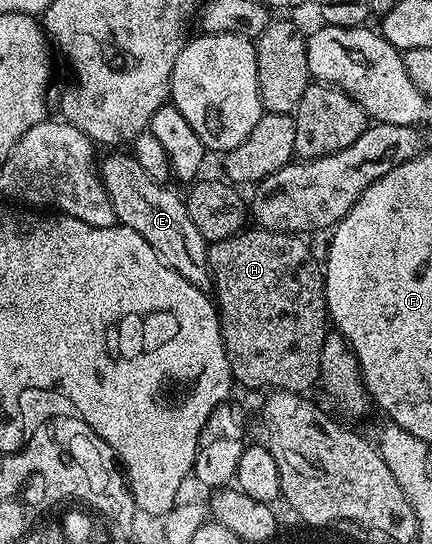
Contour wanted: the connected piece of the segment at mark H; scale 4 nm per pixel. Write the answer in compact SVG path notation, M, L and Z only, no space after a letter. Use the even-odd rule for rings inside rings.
M244 229L239 234L226 237L224 240L214 240L208 244L209 273L211 275L211 286L216 289L214 302L218 308L220 317L220 332L224 338L226 357L230 361L232 378L237 384L244 387L268 387L272 391L294 391L297 393L308 393L320 381L320 366L322 365L322 345L330 334L330 320L328 317L328 306L326 305L326 293L324 292L324 272L321 260L316 259L314 252L308 248L307 238L296 233L286 231L266 231L263 229Z

